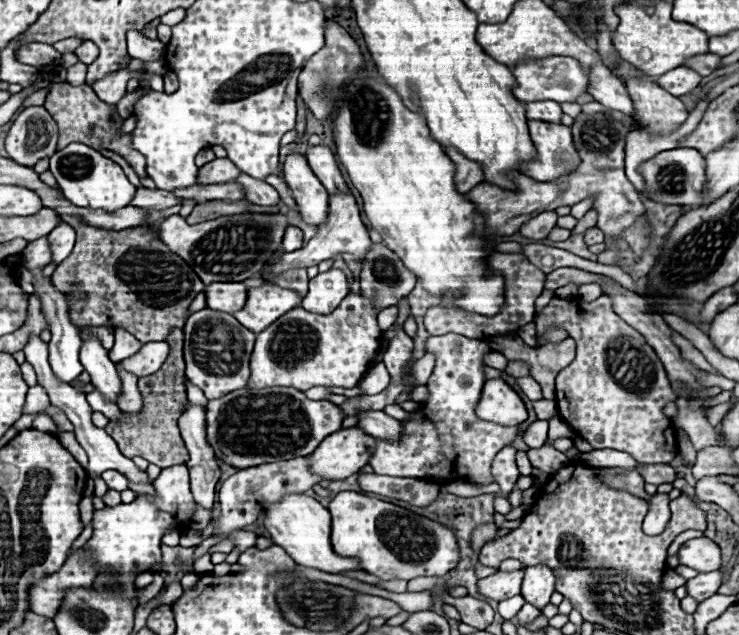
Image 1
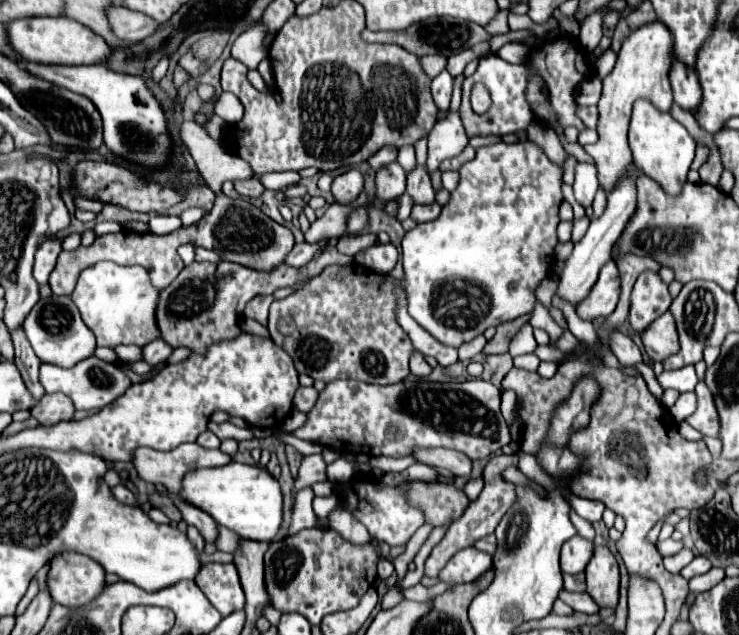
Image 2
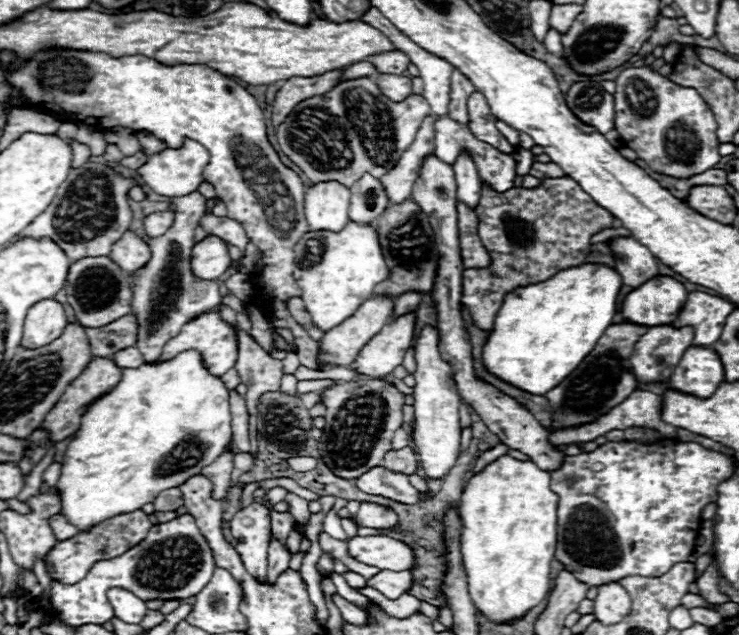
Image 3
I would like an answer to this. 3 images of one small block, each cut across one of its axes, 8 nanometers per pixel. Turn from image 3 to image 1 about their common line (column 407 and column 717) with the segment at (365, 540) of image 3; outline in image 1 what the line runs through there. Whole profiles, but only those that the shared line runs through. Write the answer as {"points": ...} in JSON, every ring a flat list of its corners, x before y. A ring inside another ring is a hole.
{"points":[[706,536,684,542,682,548,678,550,678,558,680,564,690,566,698,572,712,572,722,568,722,552,718,544]]}

